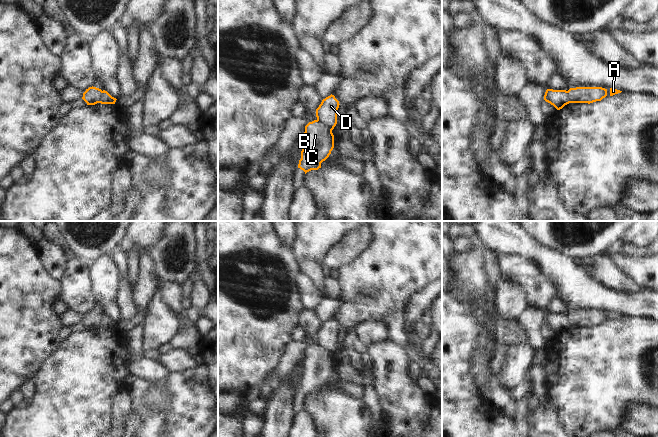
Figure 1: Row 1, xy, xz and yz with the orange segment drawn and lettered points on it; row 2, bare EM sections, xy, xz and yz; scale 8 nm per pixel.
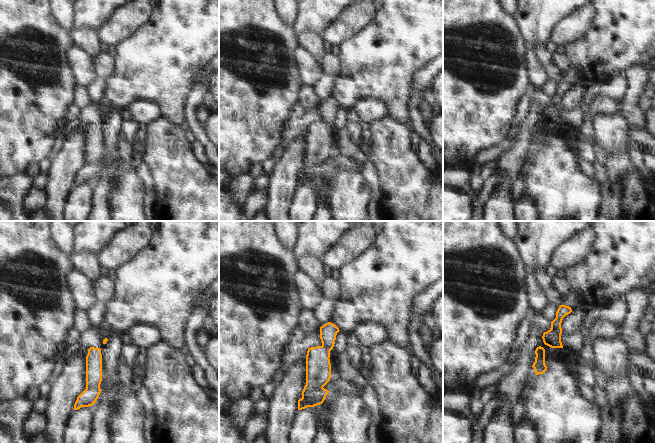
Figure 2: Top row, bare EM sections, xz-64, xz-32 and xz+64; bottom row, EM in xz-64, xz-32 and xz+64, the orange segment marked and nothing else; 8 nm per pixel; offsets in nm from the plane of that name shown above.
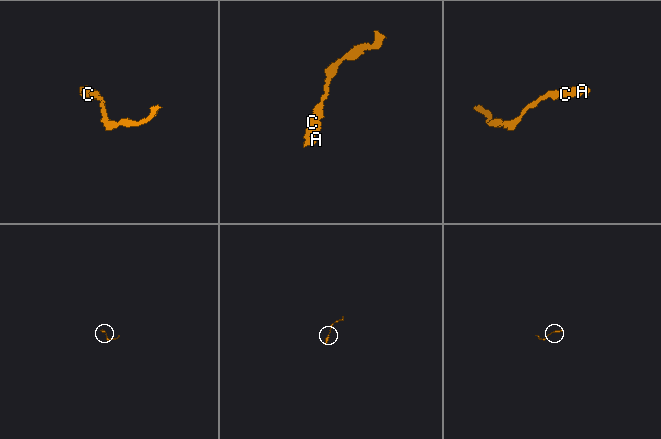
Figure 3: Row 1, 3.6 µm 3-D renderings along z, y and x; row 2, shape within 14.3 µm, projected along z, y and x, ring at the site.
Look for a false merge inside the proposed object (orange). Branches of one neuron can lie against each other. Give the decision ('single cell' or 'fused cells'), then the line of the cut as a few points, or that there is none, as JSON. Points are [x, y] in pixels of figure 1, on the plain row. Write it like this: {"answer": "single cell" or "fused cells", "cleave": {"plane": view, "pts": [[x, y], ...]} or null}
{"answer": "single cell", "cleave": null}

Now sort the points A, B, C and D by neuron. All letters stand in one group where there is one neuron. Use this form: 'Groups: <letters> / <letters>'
Groups: A B C D.

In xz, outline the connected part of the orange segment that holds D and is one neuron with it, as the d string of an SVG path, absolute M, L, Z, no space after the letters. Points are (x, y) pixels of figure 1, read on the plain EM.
M334 319L326 321L316 333L317 343L305 350L303 373L298 388L298 392L305 398L321 392L321 387L329 381L334 372L332 354L337 348L339 329Z

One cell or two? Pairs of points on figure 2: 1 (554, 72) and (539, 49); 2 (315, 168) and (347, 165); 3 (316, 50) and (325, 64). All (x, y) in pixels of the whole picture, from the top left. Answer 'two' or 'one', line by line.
1: one
2: one
3: two

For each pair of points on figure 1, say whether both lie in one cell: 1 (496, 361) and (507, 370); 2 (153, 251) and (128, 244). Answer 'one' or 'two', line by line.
1: two
2: two

